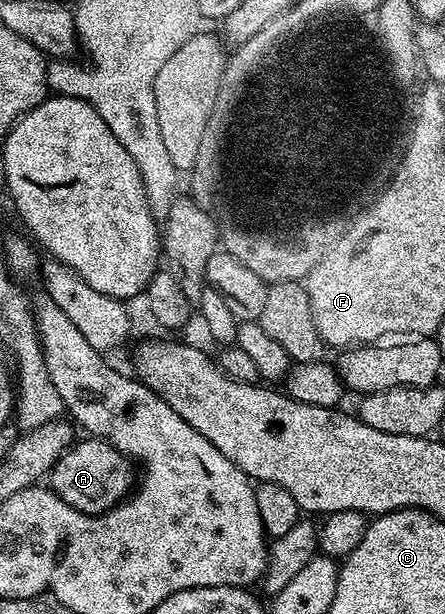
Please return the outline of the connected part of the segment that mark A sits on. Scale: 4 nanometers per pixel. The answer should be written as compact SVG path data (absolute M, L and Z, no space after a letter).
M106 438L81 439L68 447L60 455L57 462L51 466L49 486L52 491L57 493L57 497L61 497L61 501L65 501L73 509L84 511L87 515L102 515L104 511L110 511L111 508L128 498L129 492L136 482L137 475L136 472L131 472L132 460L128 459L126 455L122 455Z

